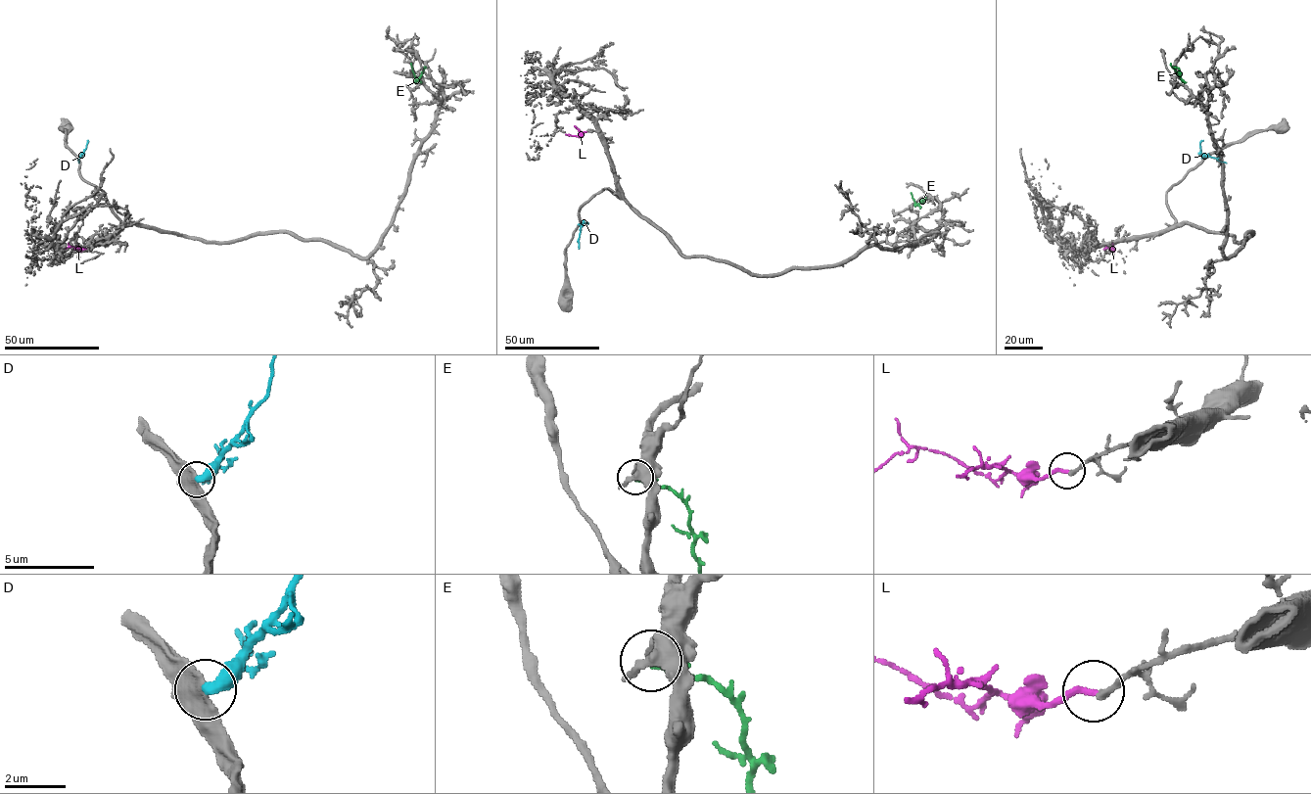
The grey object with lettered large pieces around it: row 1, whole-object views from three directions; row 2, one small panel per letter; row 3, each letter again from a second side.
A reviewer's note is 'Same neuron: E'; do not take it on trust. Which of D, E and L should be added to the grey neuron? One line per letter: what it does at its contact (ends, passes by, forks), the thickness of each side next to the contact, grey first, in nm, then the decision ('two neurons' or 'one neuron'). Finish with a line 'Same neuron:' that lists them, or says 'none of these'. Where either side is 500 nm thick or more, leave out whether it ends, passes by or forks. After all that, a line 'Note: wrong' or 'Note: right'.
D: it ends; calibres 480 and 440 nm; two neurons
E: it ends; calibres 360 and 200 nm; two neurons
L: it ends; calibres 200 and 220 nm; one neuron
Same neuron: L
Note: wrong

